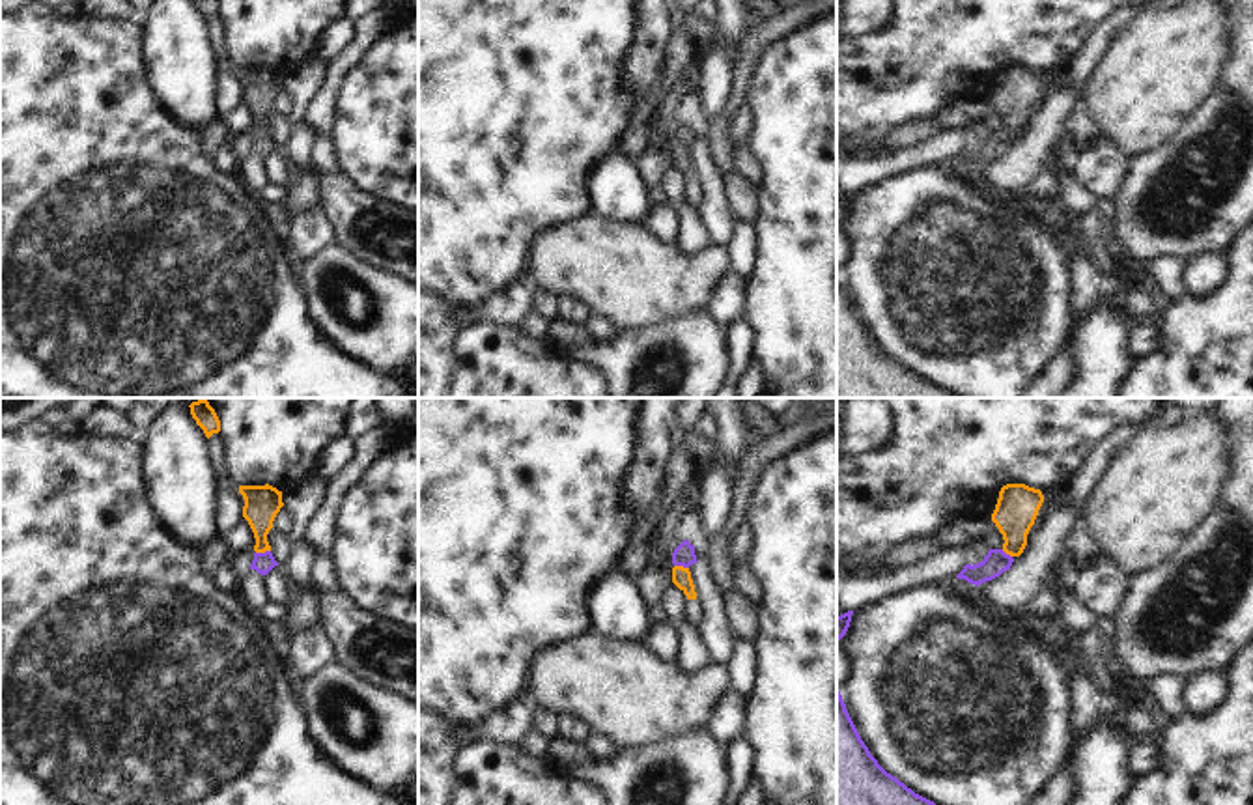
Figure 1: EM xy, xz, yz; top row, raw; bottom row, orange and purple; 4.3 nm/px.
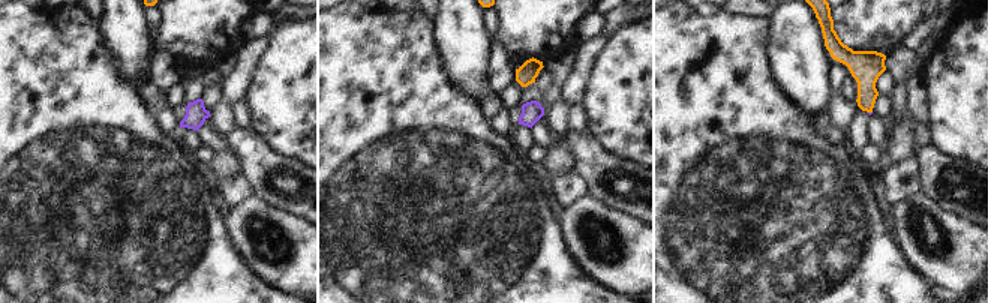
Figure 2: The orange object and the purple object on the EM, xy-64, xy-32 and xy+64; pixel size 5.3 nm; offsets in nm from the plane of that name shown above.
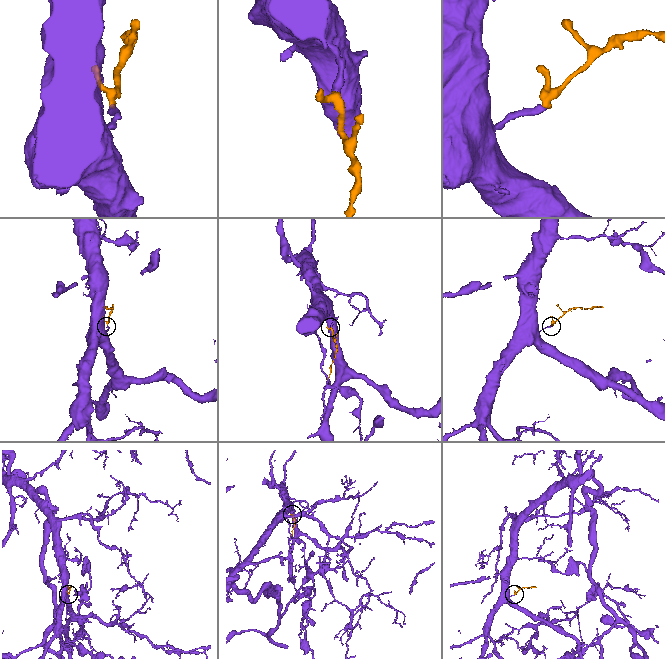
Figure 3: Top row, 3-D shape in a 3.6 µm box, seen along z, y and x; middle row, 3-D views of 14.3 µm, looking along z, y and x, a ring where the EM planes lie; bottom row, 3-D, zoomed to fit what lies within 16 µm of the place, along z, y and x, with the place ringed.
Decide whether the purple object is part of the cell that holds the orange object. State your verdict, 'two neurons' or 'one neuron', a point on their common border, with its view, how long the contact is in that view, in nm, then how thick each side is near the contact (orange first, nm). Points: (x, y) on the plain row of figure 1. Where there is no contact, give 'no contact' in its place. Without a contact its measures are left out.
one neuron | xy (262, 133) | 70 nm | 160/90 nm

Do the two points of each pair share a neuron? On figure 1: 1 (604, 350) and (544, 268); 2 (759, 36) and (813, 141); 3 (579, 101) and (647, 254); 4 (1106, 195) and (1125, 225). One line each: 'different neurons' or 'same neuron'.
1: different neurons
2: different neurons
3: different neurons
4: different neurons

